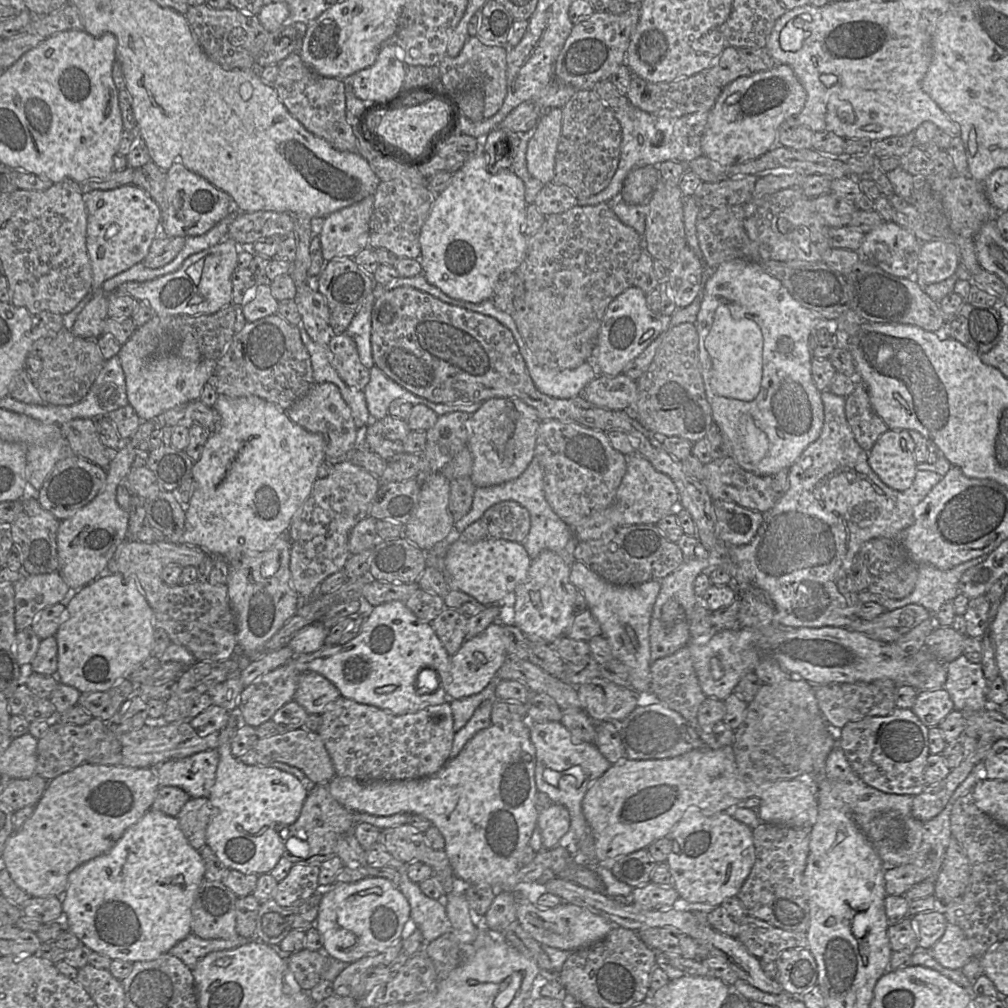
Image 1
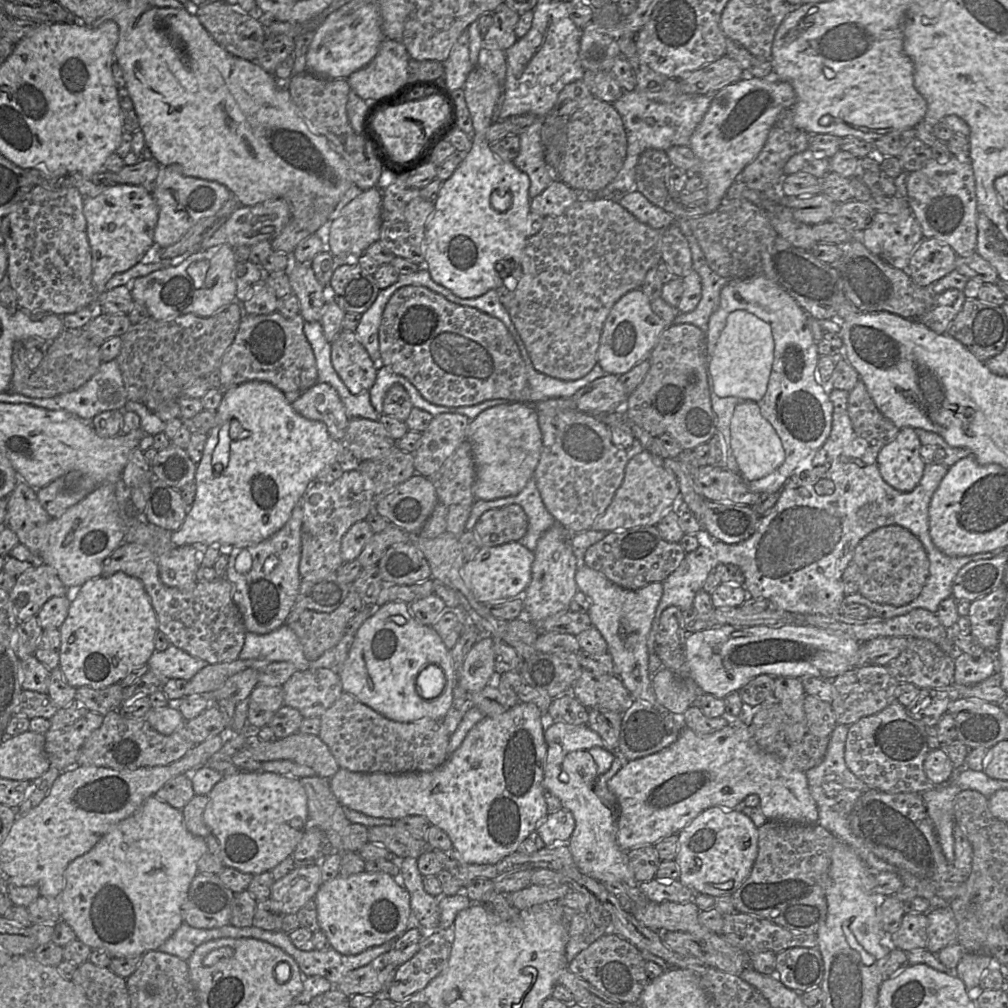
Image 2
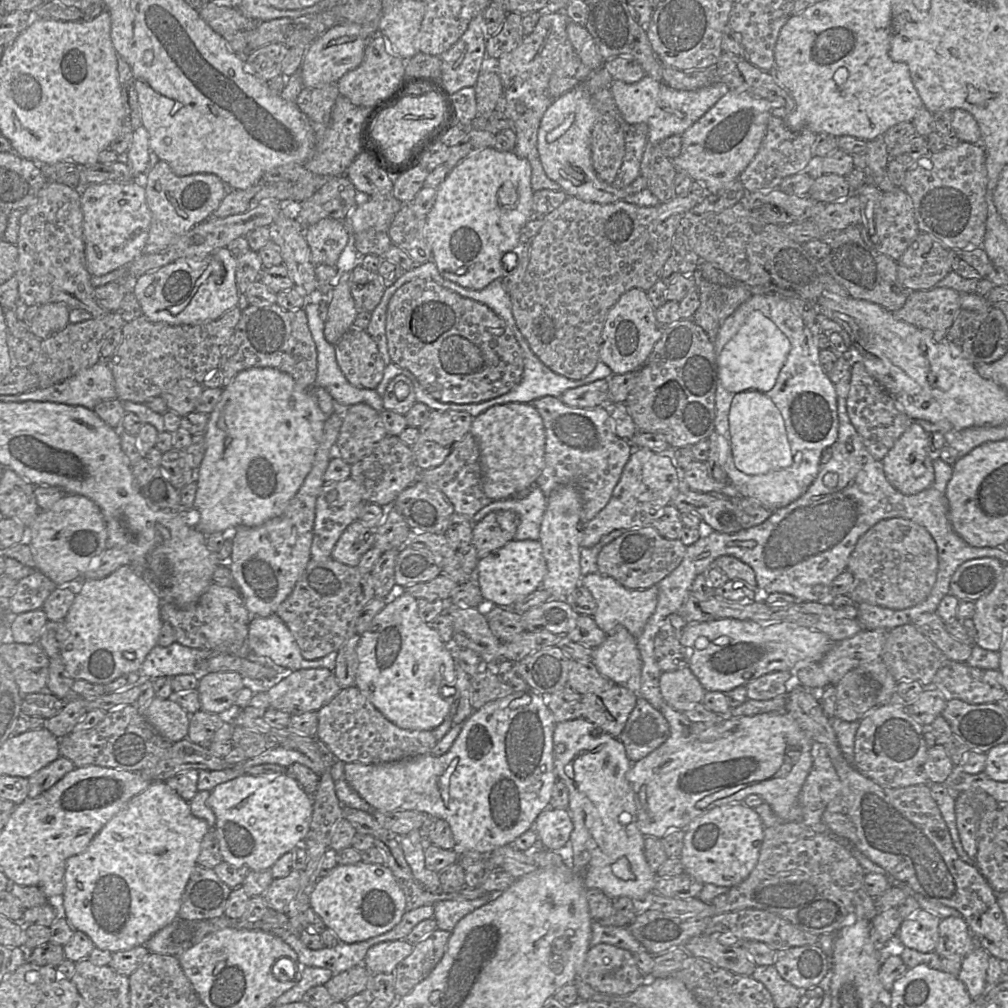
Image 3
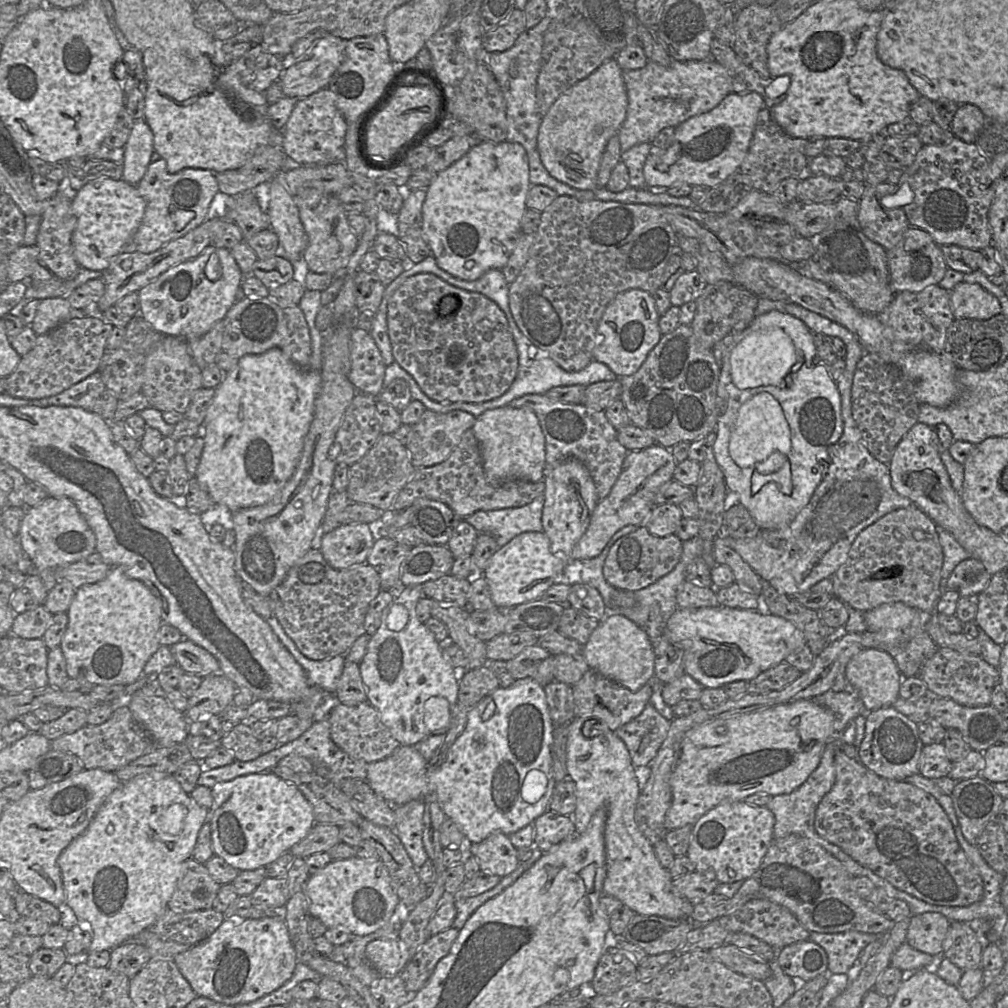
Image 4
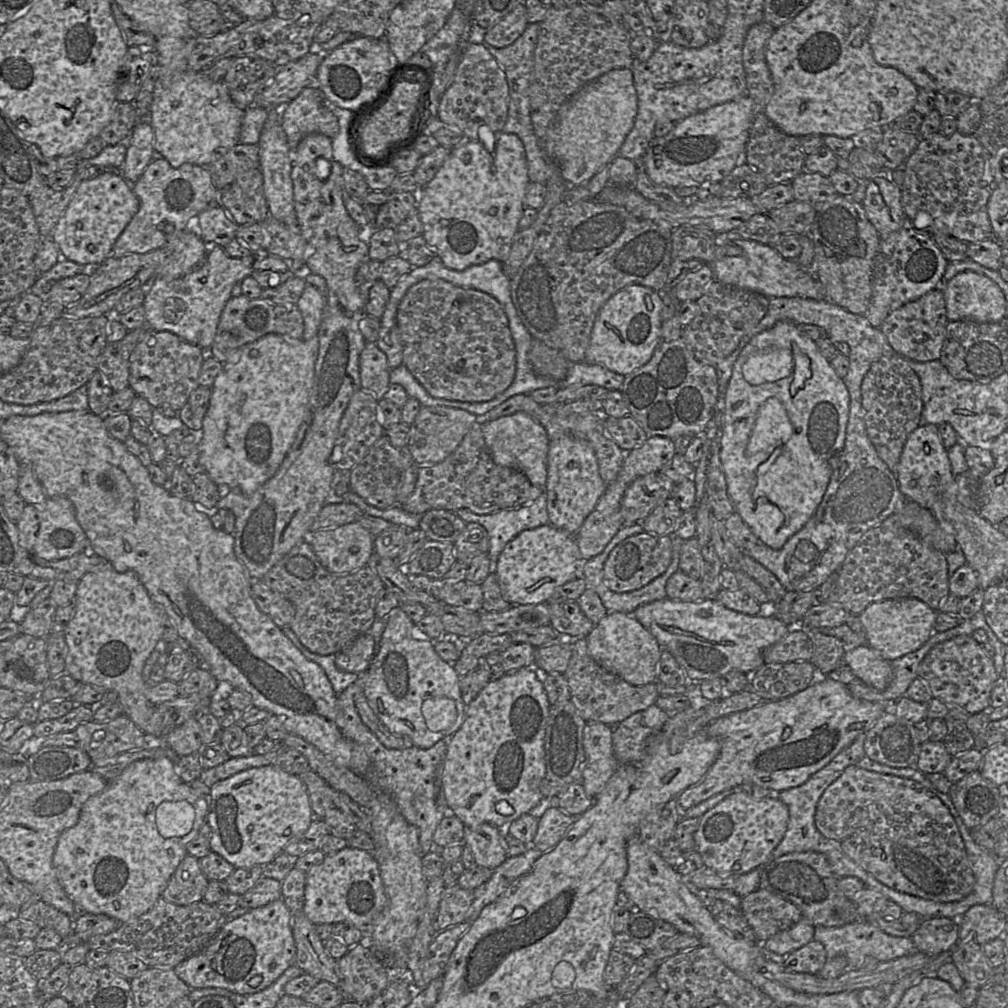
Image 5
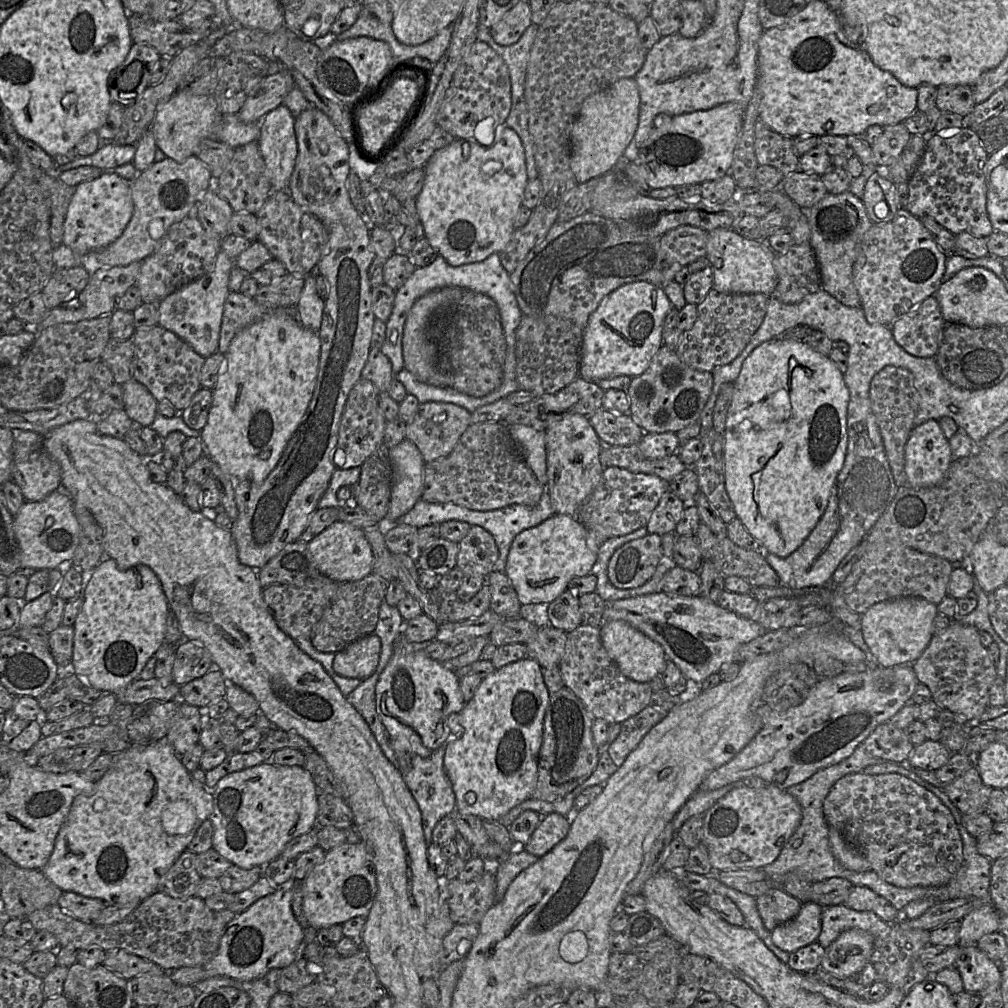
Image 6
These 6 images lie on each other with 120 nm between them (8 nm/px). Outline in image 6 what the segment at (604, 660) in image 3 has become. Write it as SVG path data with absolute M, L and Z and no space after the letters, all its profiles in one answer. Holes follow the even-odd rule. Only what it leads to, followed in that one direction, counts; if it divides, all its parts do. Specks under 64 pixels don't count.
M623 620L604 621L600 627L601 642L609 657L629 679L645 683L660 676L666 668L667 656L660 644Z

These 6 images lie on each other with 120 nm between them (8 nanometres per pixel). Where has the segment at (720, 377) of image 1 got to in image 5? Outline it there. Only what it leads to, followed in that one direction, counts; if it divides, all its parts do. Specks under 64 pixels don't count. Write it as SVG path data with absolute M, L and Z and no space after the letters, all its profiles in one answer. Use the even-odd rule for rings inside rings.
M768 347L753 353L742 366L745 380L751 385L774 382L793 374L790 348Z

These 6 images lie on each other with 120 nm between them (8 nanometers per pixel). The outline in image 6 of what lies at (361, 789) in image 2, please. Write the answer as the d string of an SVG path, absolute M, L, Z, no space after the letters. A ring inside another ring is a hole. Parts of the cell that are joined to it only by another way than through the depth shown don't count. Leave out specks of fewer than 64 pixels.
M529 657L495 669L482 679L473 698L459 713L464 732L461 737L447 742L444 756L444 769L452 784L457 812L499 821L512 808L532 797L537 784L538 758L549 696L543 680L543 668ZM468 792L474 792L477 797L472 805L465 800Z

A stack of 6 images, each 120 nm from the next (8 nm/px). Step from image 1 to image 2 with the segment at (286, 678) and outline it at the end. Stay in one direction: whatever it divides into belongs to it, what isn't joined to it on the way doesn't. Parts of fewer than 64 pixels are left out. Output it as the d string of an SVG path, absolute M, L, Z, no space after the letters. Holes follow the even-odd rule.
M257 685L248 699L248 724L256 728L269 725L273 716L284 705L283 689L279 686Z

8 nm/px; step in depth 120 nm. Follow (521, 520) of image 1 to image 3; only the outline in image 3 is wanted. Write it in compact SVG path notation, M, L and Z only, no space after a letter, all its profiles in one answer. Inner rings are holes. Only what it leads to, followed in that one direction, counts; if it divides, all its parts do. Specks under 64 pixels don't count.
M495 510L473 524L472 541L478 559L501 548L514 539L519 516L512 510Z

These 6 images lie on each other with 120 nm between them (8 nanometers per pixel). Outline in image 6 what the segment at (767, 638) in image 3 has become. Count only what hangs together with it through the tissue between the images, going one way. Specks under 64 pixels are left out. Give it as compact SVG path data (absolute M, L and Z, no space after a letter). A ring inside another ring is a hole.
M657 592L633 598L606 601L603 622L623 620L663 648L687 679L702 683L727 663L737 661L739 647L767 630L753 619L739 616L702 596Z

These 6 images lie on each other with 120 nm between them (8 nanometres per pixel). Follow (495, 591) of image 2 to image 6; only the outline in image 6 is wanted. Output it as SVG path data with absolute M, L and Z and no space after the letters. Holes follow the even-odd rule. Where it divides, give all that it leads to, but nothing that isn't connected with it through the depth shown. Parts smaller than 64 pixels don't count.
M554 513L539 525L523 530L514 538L507 557L505 574L522 605L551 603L568 589L568 584L573 578L591 574L597 553L587 547L587 535L588 529L576 516Z

